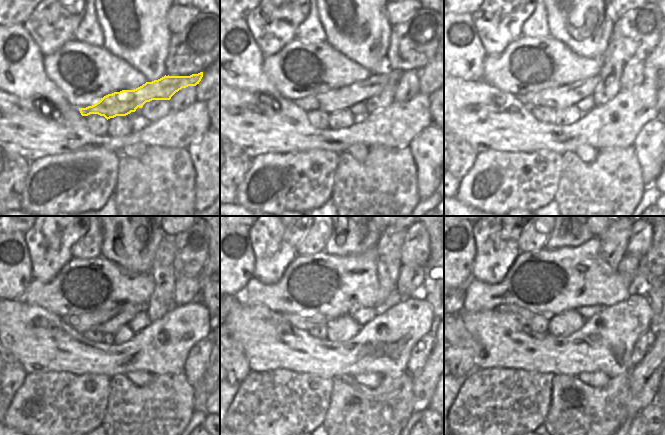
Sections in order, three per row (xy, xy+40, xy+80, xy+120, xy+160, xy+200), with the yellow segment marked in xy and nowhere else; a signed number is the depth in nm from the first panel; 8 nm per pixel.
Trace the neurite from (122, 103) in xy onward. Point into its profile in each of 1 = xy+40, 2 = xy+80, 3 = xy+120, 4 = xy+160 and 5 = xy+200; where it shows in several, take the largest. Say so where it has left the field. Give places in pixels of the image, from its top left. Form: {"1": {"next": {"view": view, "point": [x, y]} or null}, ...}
{"1": {"next": {"view": "xy+40", "point": [344, 98]}}, "2": {"next": {"view": "xy+80", "point": [559, 98]}}, "3": {"next": {"view": "xy+120", "point": [106, 323]}}, "4": {"next": {"view": "xy+160", "point": [301, 322]}}, "5": {"next": {"view": "xy+200", "point": [523, 316]}}}

